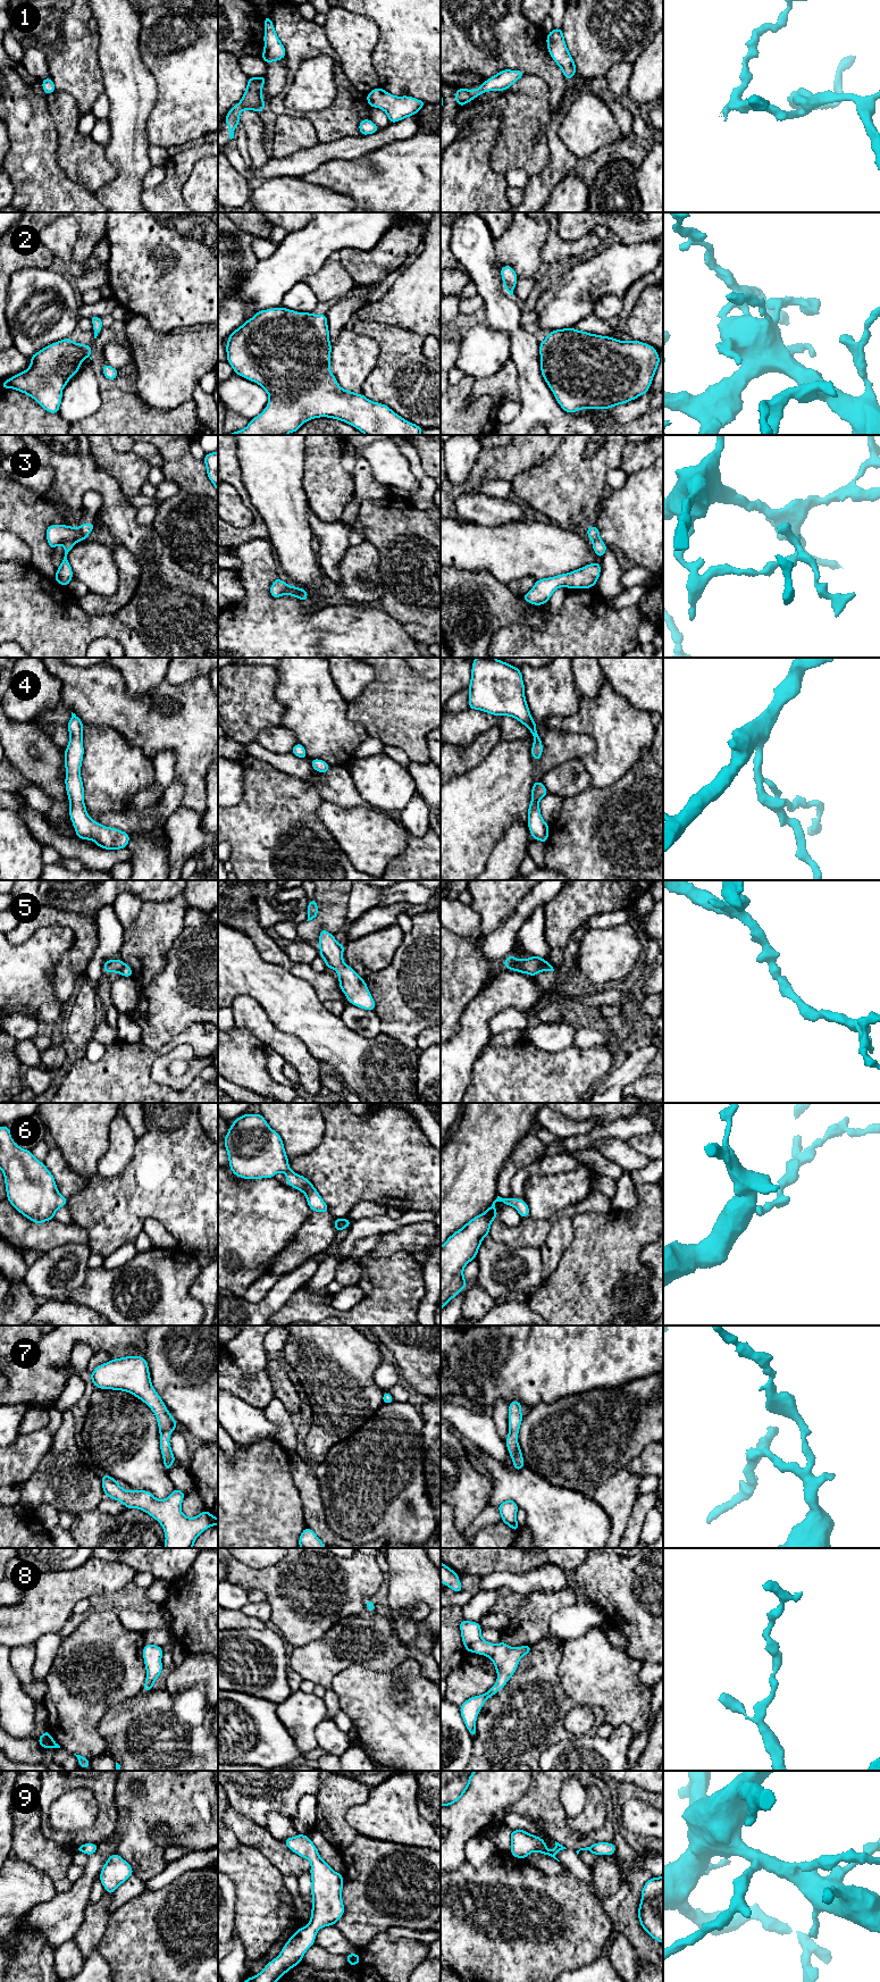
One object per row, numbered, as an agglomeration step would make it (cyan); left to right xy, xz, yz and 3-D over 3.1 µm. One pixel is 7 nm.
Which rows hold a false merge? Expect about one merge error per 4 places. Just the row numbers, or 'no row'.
3

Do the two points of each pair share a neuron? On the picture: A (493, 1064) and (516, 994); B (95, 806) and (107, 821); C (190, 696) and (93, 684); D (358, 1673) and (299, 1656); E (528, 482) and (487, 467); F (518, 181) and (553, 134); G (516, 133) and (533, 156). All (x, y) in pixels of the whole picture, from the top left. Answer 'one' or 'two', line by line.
A: two
B: two
C: one
D: two
E: two
F: two
G: one

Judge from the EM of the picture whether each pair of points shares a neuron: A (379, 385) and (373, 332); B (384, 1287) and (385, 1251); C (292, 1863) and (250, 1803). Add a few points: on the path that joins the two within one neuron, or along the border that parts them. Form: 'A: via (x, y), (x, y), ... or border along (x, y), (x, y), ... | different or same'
A: via (386, 371), (386, 344) | same
B: border along (370, 1252), (375, 1256), (411, 1253) | different
C: border along (240, 1815), (265, 1826) | different

